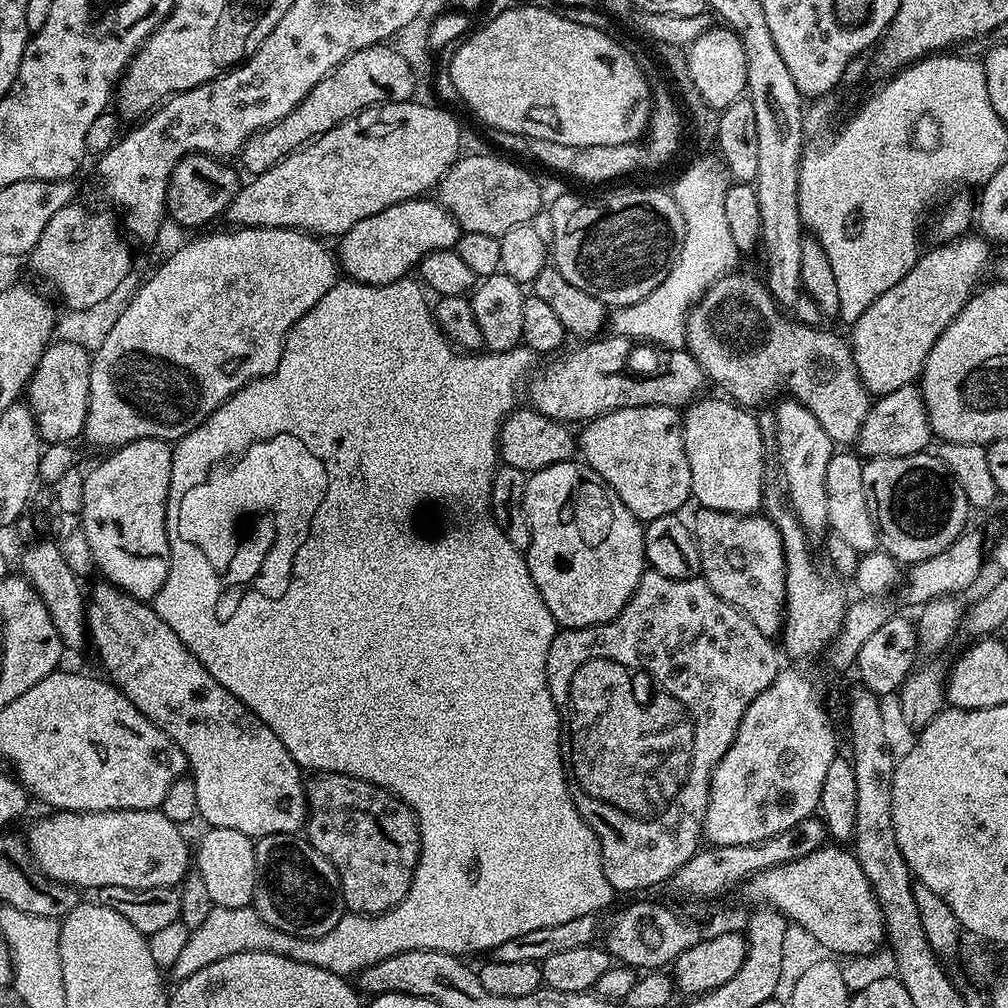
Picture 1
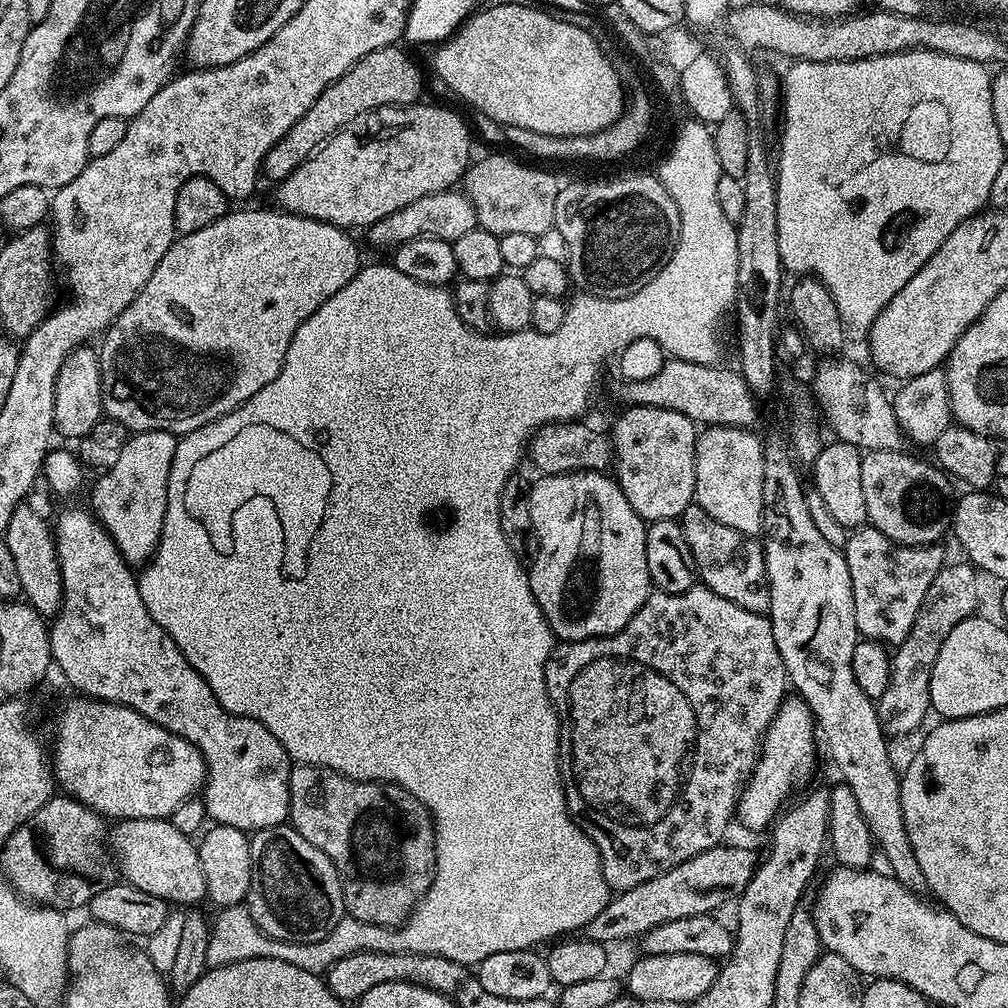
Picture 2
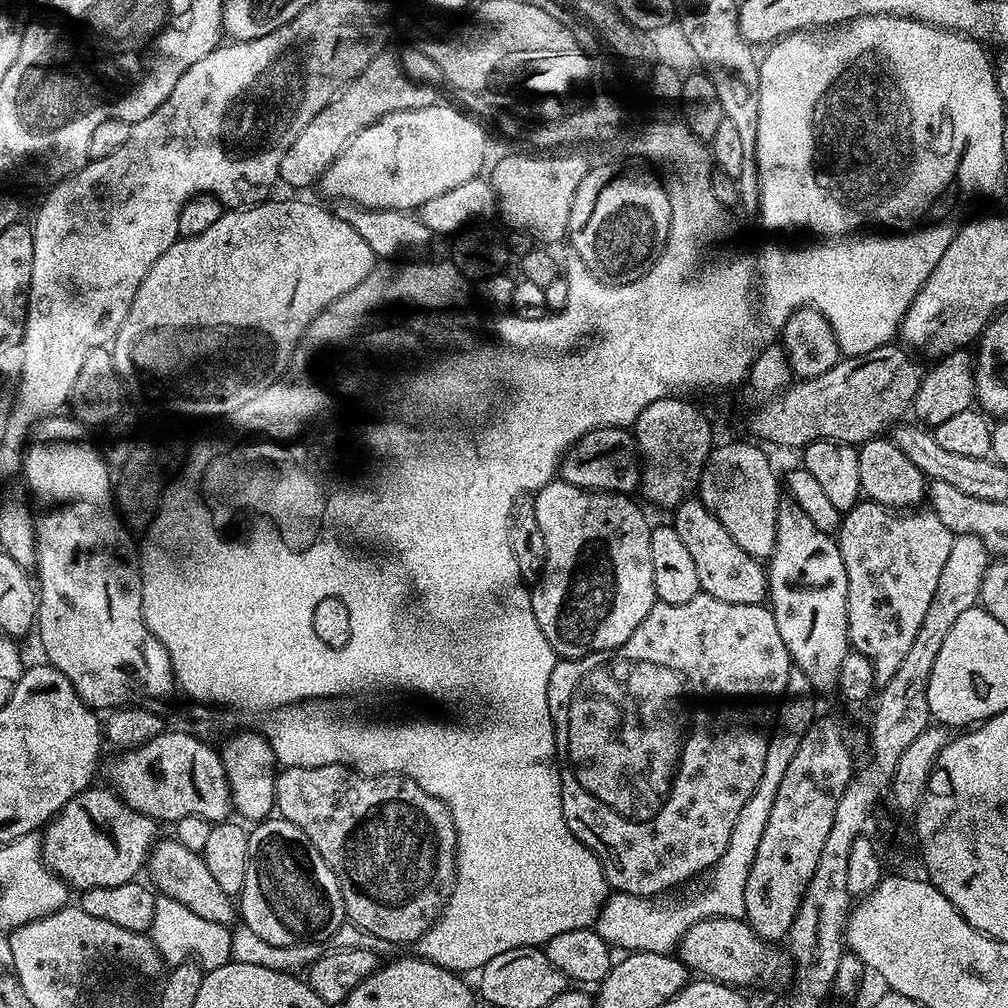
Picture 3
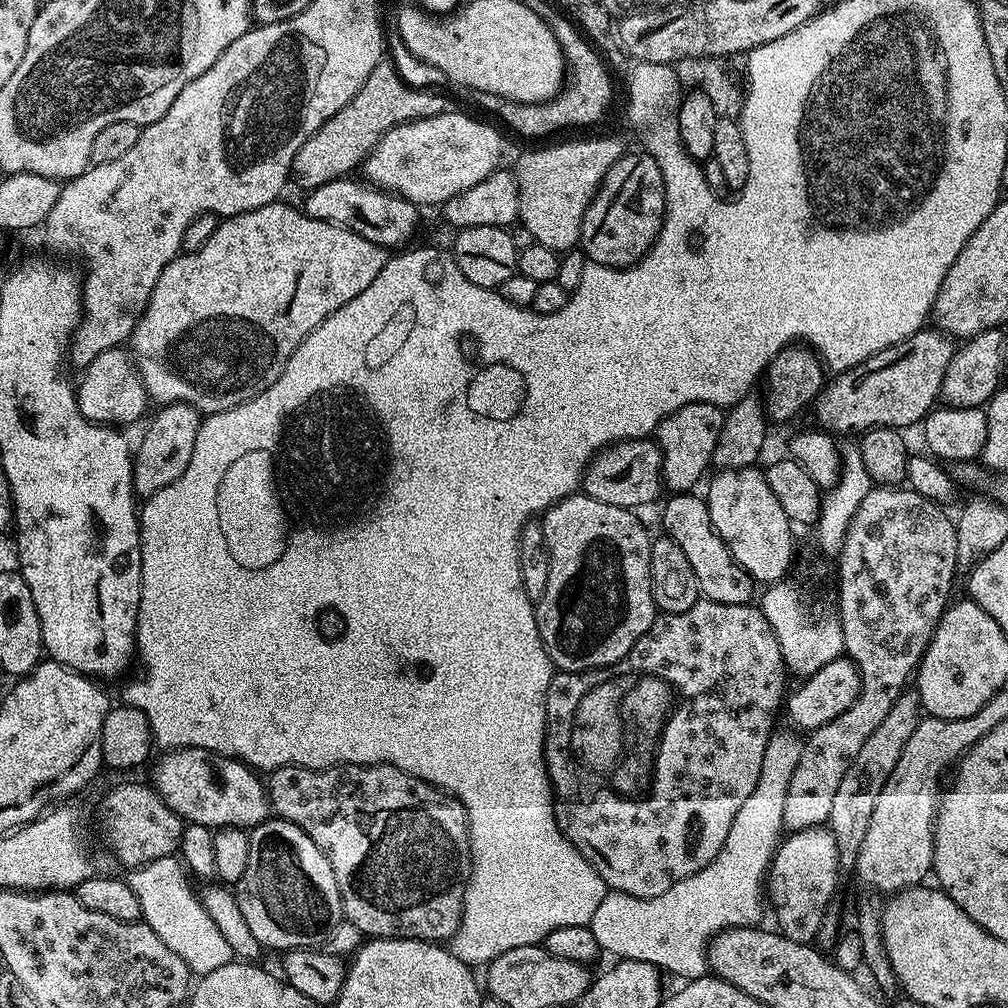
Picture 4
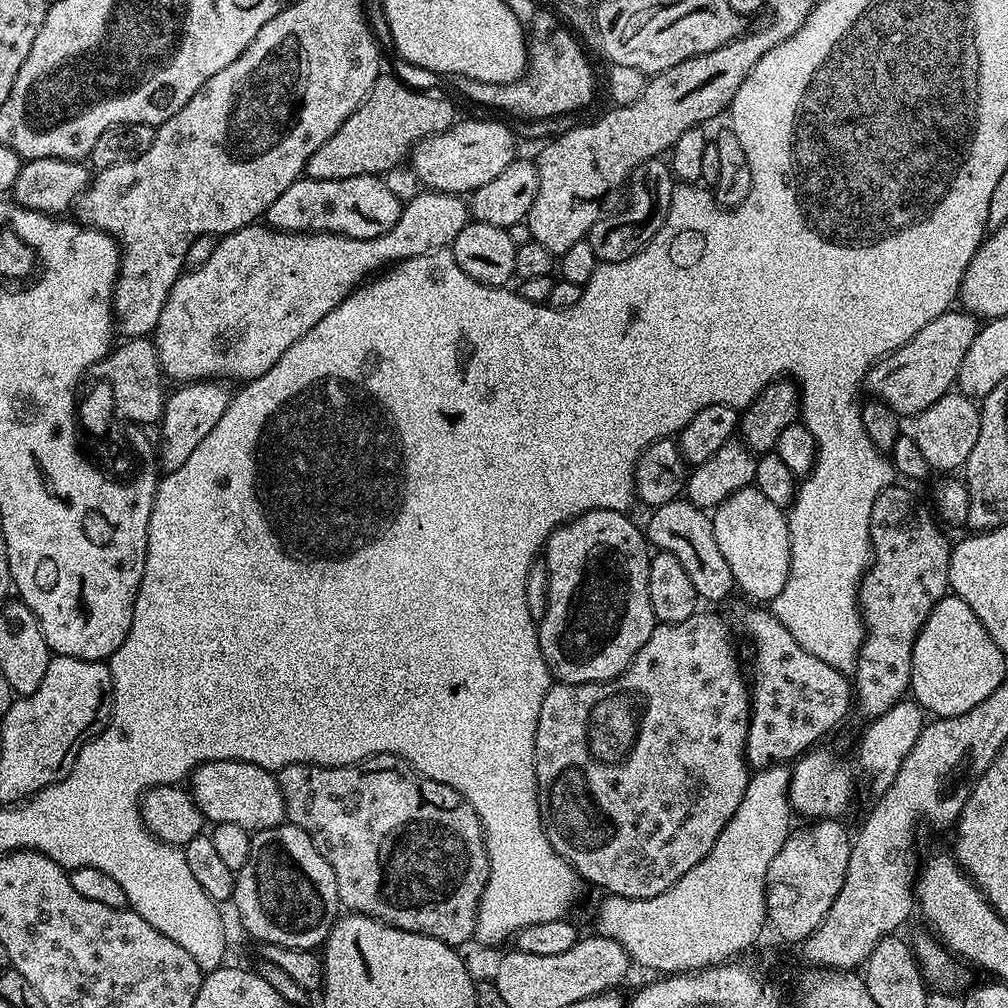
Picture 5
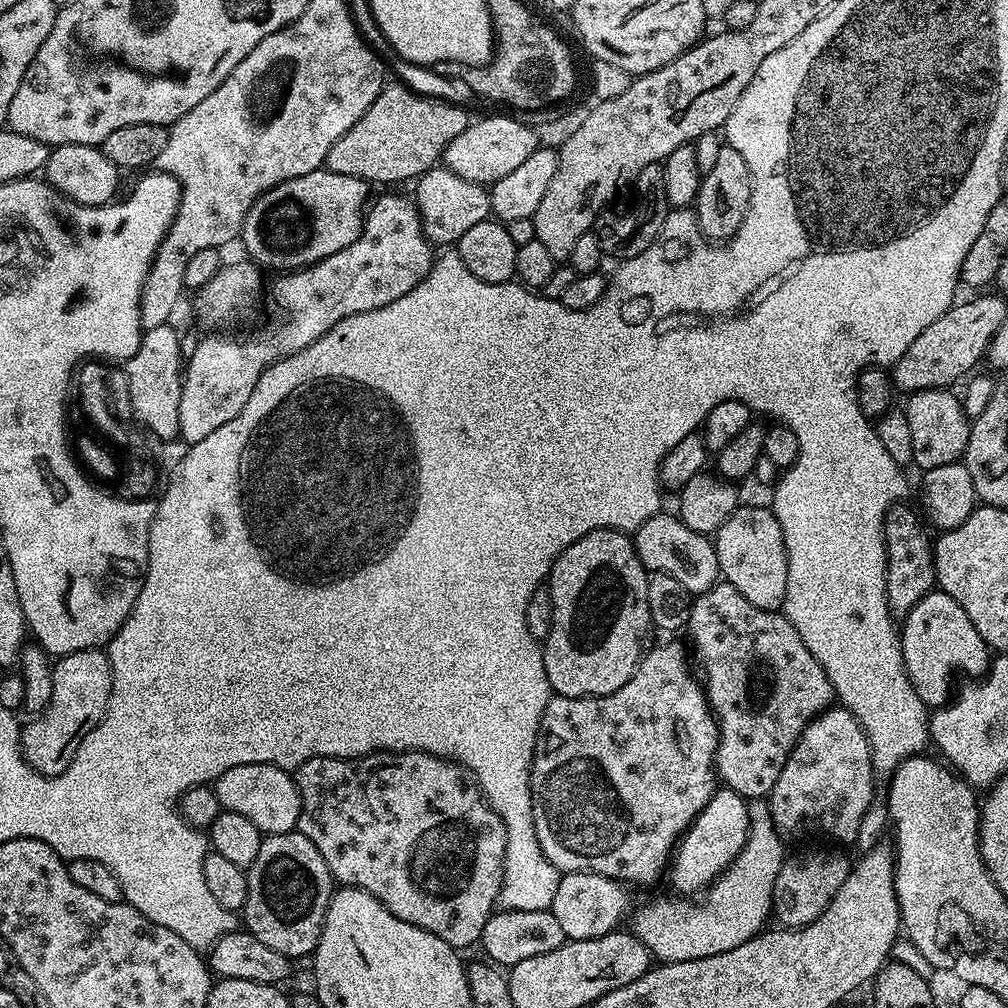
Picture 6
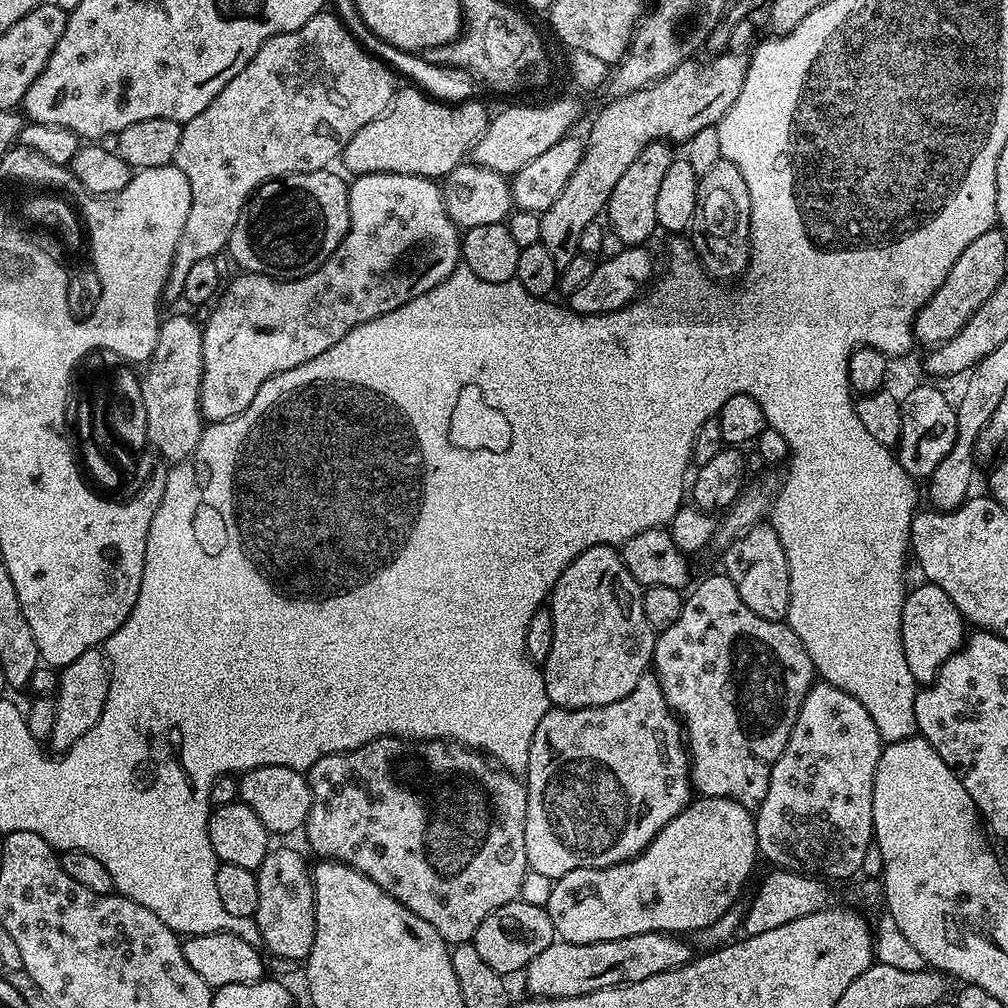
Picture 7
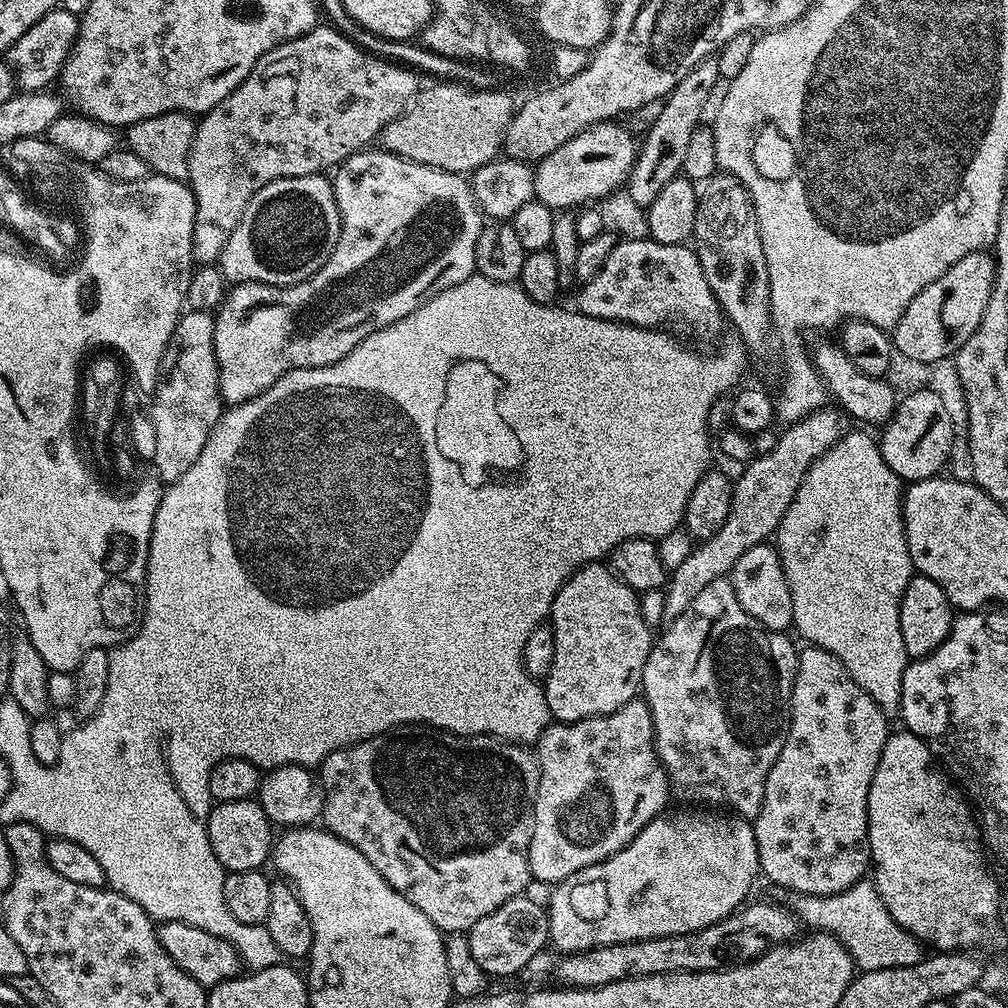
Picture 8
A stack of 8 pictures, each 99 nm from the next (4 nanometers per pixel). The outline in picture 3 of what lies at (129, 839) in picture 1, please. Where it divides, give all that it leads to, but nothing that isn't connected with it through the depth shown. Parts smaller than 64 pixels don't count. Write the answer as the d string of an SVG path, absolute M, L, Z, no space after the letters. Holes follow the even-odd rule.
M160 838L152 845L152 853L148 856L146 865L146 876L149 876L147 879L151 887L159 895L168 896L174 902L182 902L186 910L194 910L194 914L198 914L198 918L206 922L218 922L228 926L232 924L230 923L232 919L234 921L237 919L238 908L233 897L227 896L219 888L218 882L214 882L203 855L186 850L186 846L182 846L182 842L174 838L168 838L168 840Z

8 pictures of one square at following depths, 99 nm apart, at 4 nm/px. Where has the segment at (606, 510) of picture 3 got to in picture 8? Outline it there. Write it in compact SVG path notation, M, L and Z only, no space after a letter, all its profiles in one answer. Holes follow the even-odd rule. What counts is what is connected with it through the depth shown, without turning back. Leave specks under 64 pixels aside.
M607 563L585 564L558 590L552 603L550 627L554 634L554 666L550 666L550 674L544 677L542 687L553 721L569 724L591 716L605 716L637 699L654 632L642 618L638 593L619 580Z

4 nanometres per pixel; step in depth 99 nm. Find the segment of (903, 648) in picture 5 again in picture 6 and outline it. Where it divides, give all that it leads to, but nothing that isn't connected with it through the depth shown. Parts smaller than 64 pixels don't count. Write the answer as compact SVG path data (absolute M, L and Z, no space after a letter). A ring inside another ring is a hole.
M893 506L884 519L884 541L888 551L886 570L886 598L888 610L893 617L903 618L927 592L937 587L936 567L932 550L933 541L924 533L925 525L916 521L916 516L905 506Z

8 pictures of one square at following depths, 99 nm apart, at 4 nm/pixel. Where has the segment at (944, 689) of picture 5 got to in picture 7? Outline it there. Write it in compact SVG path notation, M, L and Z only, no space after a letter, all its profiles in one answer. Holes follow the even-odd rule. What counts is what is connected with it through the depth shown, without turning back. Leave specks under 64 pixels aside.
M920 582L916 589L904 598L902 610L902 646L906 654L906 666L914 674L917 685L927 686L936 679L938 670L955 654L966 639L964 615L950 602L950 594L938 586Z

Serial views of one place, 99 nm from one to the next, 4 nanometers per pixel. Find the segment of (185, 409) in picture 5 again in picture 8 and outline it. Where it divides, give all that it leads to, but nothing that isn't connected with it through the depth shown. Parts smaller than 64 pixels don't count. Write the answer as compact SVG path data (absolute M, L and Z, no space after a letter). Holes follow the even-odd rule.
M365 150L355 152L353 156L347 156L338 165L331 177L334 198L338 202L338 210L340 211L340 237L327 262L309 280L303 280L301 284L286 284L283 286L275 284L235 285L227 293L224 303L215 313L214 354L218 358L218 366L220 367L220 373L218 374L220 398L225 405L244 404L247 400L253 400L256 396L261 396L265 390L274 386L274 382L278 382L278 378L282 378L287 372L293 372L299 368L330 366L342 358L346 358L346 354L350 354L350 350L354 350L354 346L358 346L358 342L362 342L370 334L406 318L406 314L410 314L419 304L424 303L431 296L437 296L439 292L450 286L458 286L458 282L466 282L466 278L470 278L476 272L478 234L484 228L486 220L480 211L480 207L476 205L471 183L458 172L438 170L434 166L419 164L413 160L396 156L392 152L372 151Z

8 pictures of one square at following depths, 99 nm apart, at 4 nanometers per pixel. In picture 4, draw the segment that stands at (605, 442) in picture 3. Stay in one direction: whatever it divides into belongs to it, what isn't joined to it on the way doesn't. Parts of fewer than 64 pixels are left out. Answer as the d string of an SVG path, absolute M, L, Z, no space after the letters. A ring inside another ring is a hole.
M652 438L623 440L603 448L588 463L582 481L583 495L610 506L633 510L641 510L640 508L654 503L656 499L659 501L660 488L664 487L664 459L659 444Z

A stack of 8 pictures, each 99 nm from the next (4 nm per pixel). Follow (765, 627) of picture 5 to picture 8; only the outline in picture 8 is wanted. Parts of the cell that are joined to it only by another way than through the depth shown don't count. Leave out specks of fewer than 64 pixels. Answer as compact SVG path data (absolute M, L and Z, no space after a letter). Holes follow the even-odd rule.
M728 578L710 582L710 586L704 587L698 593L698 598L694 598L694 602L690 602L690 606L686 606L686 610L681 616L677 620L671 621L659 633L658 639L653 643L650 654L646 658L640 686L642 699L650 710L656 756L668 776L668 786L675 799L677 796L680 800L705 800L708 803L705 805L723 806L735 815L745 818L755 818L762 810L762 798L766 794L766 778L770 774L770 766L774 766L778 754L782 754L782 746L786 742L786 734L792 721L792 691L796 677L798 648L797 645L792 645L790 637L791 635L783 632L771 632L770 629L763 628L757 620L750 618L750 614L746 614L746 610L742 610L738 598L734 594L732 581Z

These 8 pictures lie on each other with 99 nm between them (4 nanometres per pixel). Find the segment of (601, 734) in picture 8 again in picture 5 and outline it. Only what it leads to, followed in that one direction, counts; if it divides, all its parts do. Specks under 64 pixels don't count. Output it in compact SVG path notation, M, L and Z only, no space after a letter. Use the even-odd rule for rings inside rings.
M697 610L693 616L686 618L686 622L674 622L673 624L657 623L656 629L646 638L642 650L632 659L632 664L627 668L619 680L624 683L624 688L640 688L644 696L648 696L648 716L644 716L644 732L640 732L640 744L637 744L634 760L624 764L621 768L603 766L603 761L588 760L588 752L584 752L584 736L588 733L588 708L604 696L604 692L612 692L603 684L562 684L553 683L548 689L546 698L542 698L542 714L538 714L538 730L536 731L536 793L538 794L538 806L540 817L544 823L546 838L550 838L550 846L568 863L575 868L581 881L597 884L605 888L604 892L613 896L625 896L629 900L650 899L655 895L662 894L686 870L694 870L706 854L714 846L718 834L734 818L738 810L738 802L742 802L742 794L746 794L746 786L750 775L750 765L744 751L746 750L746 738L748 737L748 718L750 715L750 688L740 677L740 664L736 661L736 648L732 645L732 636L724 625L720 616L712 612Z

